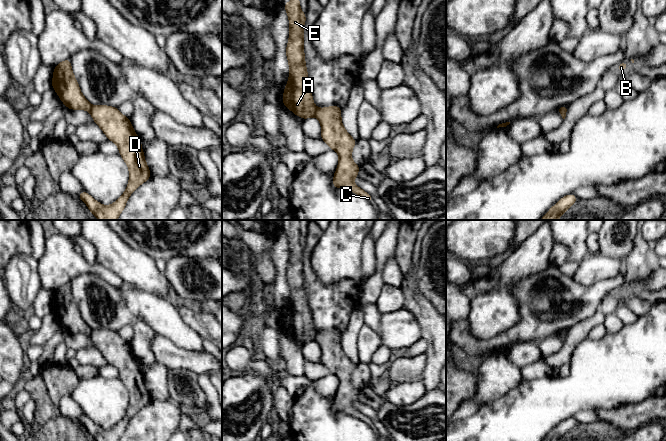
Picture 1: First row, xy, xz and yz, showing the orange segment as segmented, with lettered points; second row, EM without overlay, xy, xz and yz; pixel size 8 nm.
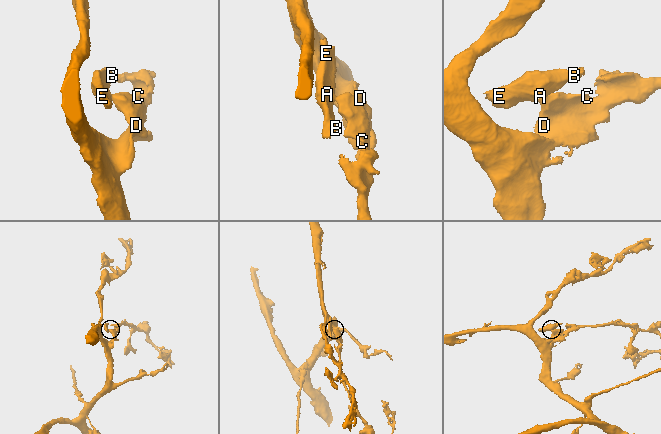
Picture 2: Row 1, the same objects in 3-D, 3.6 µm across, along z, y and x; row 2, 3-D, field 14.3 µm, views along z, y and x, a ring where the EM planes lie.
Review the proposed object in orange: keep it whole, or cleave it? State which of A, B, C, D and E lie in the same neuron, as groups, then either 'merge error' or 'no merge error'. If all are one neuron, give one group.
A B E / C D; merge error

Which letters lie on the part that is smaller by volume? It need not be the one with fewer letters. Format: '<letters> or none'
A, B, E

